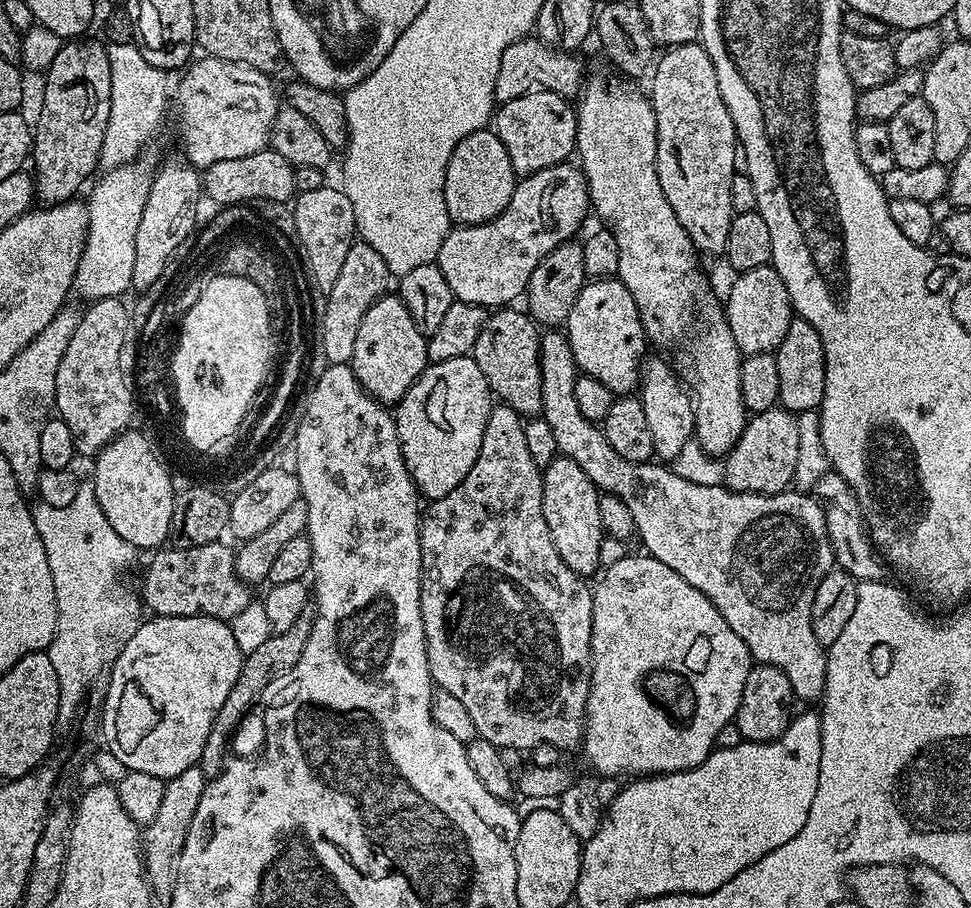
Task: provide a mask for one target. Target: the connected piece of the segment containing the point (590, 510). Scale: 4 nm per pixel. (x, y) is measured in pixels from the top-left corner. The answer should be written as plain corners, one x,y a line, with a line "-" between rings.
557,455
550,466
543,469
542,514
546,514
546,526
550,526
550,538
554,538
554,550
574,570
574,574
592,578
601,571
600,543
606,539
602,526
602,514
598,514
601,493
586,470
570,458

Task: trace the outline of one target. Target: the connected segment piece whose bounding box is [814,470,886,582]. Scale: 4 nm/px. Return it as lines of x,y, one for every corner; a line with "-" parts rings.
829,470
824,476
818,478
814,496
820,501
820,507
824,509
826,530
832,543
835,563
845,572
850,573
858,582
861,580
884,580
885,565
878,559
878,553
873,548
872,541
868,539
864,517
860,514
860,503
856,501
856,495
850,490
850,486
835,470

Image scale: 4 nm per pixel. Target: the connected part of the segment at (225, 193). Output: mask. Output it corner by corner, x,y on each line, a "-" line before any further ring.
265,150
246,158
226,158
226,162
214,162
202,172
202,192
217,206
247,205
256,199
270,199
289,203
297,195
296,168
282,154

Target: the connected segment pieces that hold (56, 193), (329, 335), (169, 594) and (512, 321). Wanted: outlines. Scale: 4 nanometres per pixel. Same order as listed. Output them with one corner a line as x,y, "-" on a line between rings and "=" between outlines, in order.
72,38
64,42
44,76
44,97
40,100
40,117
34,120
30,160
36,163
34,192
44,199
41,201
45,205
73,199
79,193
76,191
89,183
88,175
97,171
100,163
102,138
106,138
106,122
110,118
110,58
107,47
99,39
88,39
=
357,242
350,246
346,254
346,263
338,273
334,286
326,294
328,300
324,304
324,317
320,320
320,341
318,348
326,350
326,356
337,360
339,364
347,364
354,354
354,338
358,338
358,326
362,326
362,318
366,310
380,296
389,291
388,283
394,277
382,254
374,250
374,246
=
224,542
203,544
193,548
165,547
157,551
156,556
148,564
144,572
144,585
141,586
139,595
145,609
149,608
152,616
209,616
231,622
236,615
250,602
249,585
241,580
236,573
236,558
233,549
227,548
=
504,306
489,315
470,353
493,393
524,418
539,416
542,412
541,335
541,329
527,311

